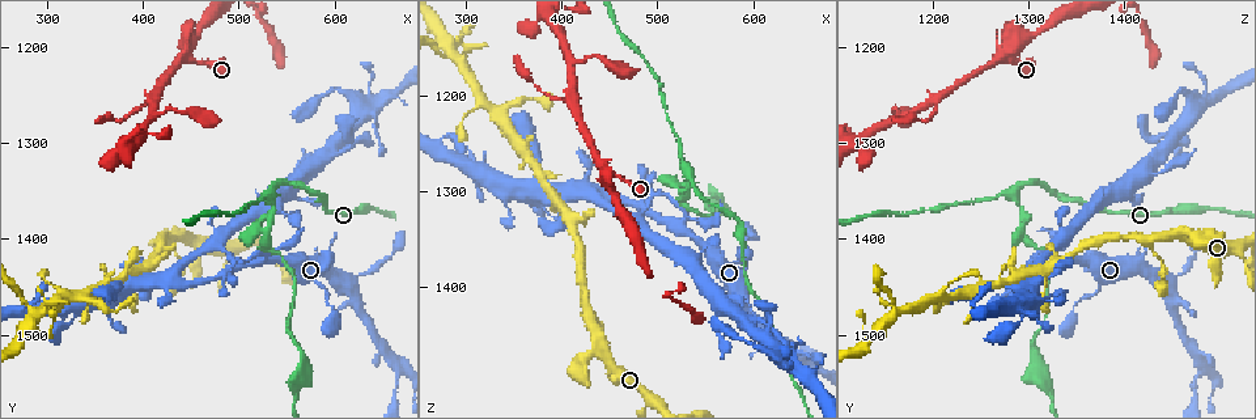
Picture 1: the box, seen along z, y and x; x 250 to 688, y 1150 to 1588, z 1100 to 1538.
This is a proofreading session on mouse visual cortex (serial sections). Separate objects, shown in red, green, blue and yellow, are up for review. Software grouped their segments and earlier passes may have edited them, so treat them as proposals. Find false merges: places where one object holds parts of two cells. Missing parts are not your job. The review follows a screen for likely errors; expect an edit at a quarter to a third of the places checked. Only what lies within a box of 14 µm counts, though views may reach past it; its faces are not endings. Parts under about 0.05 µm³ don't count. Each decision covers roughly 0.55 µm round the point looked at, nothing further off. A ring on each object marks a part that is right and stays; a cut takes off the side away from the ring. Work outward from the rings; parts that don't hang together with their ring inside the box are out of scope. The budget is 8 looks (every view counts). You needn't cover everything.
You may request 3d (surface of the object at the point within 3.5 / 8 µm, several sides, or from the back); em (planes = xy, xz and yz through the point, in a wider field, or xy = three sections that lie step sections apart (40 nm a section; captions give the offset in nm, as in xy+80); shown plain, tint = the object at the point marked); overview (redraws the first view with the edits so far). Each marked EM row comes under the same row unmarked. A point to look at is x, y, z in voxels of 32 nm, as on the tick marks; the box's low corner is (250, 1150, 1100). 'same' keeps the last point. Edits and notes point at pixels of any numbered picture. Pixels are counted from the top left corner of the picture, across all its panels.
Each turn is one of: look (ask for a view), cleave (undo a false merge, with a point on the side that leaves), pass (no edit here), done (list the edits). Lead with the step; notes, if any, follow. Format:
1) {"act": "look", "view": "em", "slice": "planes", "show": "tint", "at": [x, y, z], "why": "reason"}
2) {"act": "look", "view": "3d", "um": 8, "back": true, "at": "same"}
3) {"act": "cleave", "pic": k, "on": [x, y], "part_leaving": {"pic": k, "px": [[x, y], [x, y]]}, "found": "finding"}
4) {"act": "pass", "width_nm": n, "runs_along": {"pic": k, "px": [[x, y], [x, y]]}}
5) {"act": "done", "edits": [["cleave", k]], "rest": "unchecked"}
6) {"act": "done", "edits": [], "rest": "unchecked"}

{"act": "look", "view": "3d", "um": 8, "at": [445, 1205, 1280], "why": "four or more arms meet"}

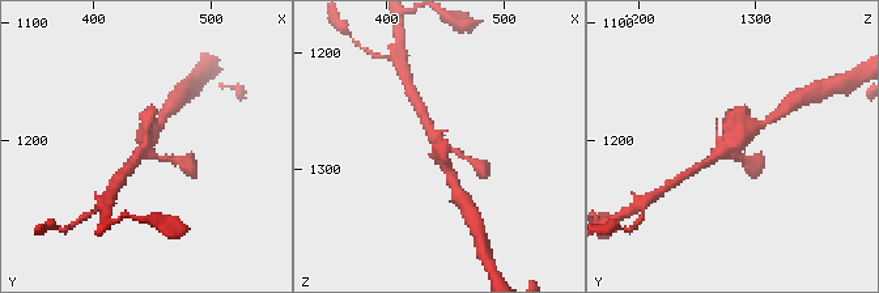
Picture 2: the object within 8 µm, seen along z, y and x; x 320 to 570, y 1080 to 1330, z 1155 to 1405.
{"act": "look", "view": "3d", "um": 3.5, "at": [446, 1208, 1278]}

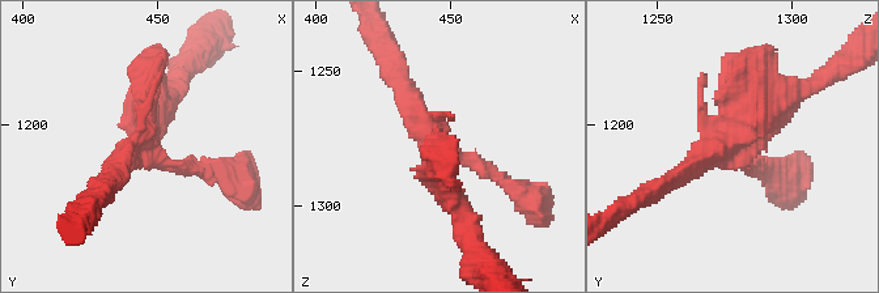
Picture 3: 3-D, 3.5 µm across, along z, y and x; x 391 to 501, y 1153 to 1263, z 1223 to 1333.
{"act": "look", "view": "em", "slice": "planes", "show": "tint", "at": [445, 1206, 1277]}

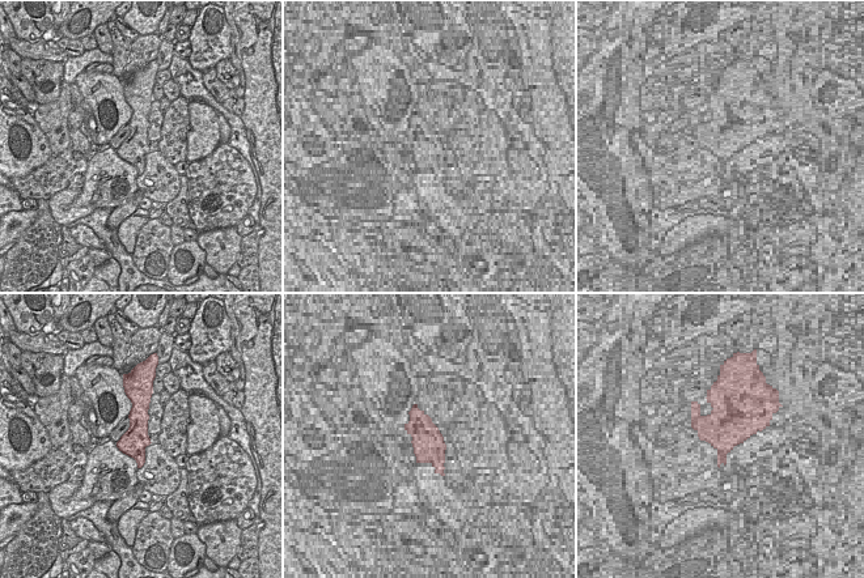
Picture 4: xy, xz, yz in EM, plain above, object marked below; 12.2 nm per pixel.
{"act": "pass", "width_nm": 320, "runs_along": {"pic": 3, "px": [[506, 183], [423, 134], [406, 83]]}, "found": "continuous, no second cell"}

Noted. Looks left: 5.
{"act": "look", "view": "3d", "um": 8, "at": [410, 1255, 1210], "why": "side arm on a straight run"}

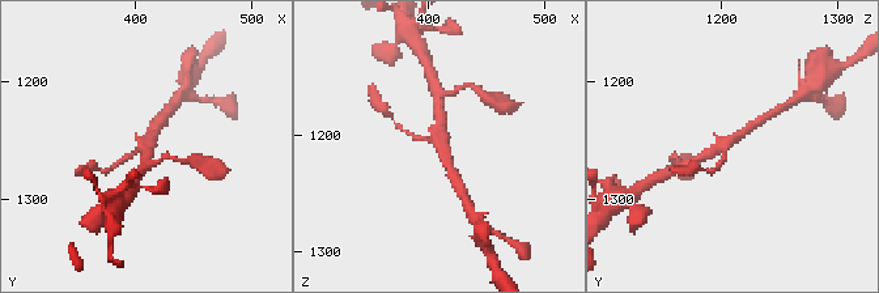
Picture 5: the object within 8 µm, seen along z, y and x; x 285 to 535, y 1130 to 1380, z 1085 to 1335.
{"act": "look", "view": "em", "slice": "xy", "step": 2, "show": "tint", "at": [412, 1254, 1206], "why": "need the tissue"}

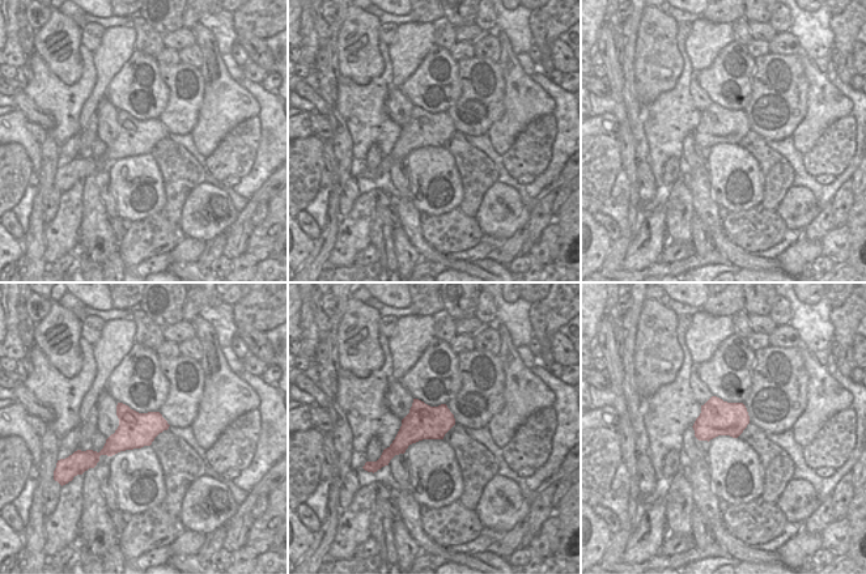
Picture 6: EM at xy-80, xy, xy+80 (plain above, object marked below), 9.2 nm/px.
{"act": "pass", "runs_along": {"pic": 5, "px": [[755, 124], [695, 161]]}, "found": "one cell here"}

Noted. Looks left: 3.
{"act": "look", "view": "3d", "um": 3.5, "at": [535, 1350, 1285], "why": "thin neck"}

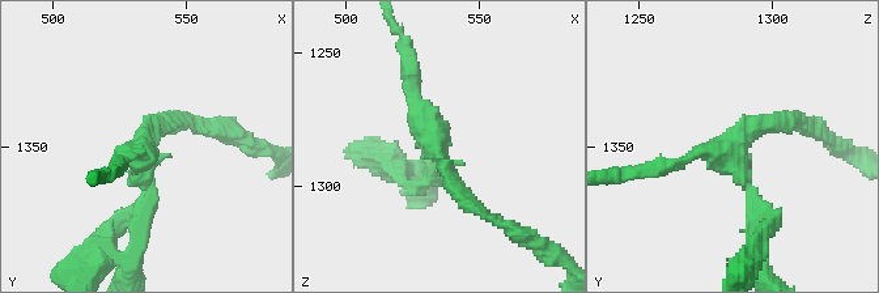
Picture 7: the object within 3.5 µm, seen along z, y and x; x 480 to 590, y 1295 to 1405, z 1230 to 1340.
{"act": "cleave", "pic": 7, "on": [421, 194], "part_leaving": {"pic": 7, "px": [[751, 187], [760, 271]]}, "found": "two cells meet here"}

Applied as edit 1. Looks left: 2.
{"act": "done", "edits": [["cleave", 7]], "rest": "unchecked"}

